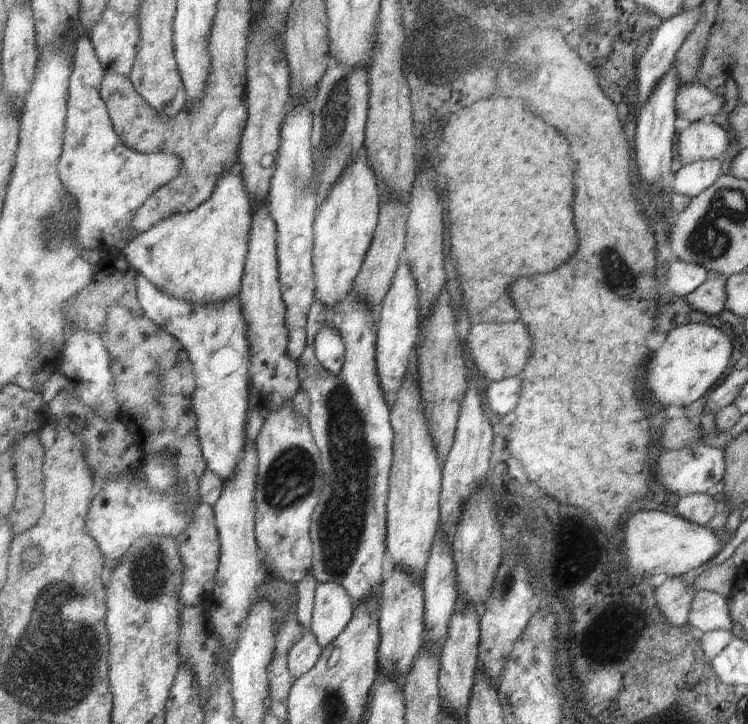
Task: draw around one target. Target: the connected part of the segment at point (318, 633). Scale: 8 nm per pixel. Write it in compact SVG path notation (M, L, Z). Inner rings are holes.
M337 582L319 583L315 589L311 632L325 648L332 644L353 620L354 601Z

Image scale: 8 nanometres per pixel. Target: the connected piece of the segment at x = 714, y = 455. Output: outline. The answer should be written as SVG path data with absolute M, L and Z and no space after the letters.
M694 444L673 451L665 451L656 460L656 474L665 492L683 497L694 493L712 491L712 487L722 480L725 464L722 450L705 444Z

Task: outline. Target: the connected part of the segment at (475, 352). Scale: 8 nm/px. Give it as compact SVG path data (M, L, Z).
M521 322L479 323L473 325L466 339L467 351L471 354L471 367L487 382L495 383L521 374L531 358L533 340L529 330Z

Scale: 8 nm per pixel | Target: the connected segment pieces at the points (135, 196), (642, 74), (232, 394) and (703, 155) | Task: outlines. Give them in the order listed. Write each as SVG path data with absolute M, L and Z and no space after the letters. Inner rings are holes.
M83 34L82 38L76 42L76 53L72 67L71 93L66 118L67 132L65 132L64 153L59 168L61 181L69 193L77 198L77 206L79 206L79 226L76 227L76 238L81 246L85 246L89 250L105 250L117 242L125 242L127 246L138 236L131 230L131 222L133 222L135 214L151 198L153 192L157 192L161 186L166 186L173 178L177 178L181 174L183 162L179 156L169 154L169 152L138 152L126 146L117 136L109 107L100 95L100 88L107 71L105 71L105 66L102 65L96 48L87 34Z
M700 4L689 12L673 15L662 21L661 26L658 26L651 36L650 44L637 62L637 114L651 94L654 85L672 66L679 45L685 40L697 20L699 9Z
M140 273L137 278L137 297L145 315L157 326L164 327L174 338L180 340L193 364L197 376L197 389L193 394L200 444L208 468L217 472L223 482L233 478L241 456L247 446L247 424L251 410L251 342L249 326L241 312L239 295L209 302L193 304L185 298L173 298L157 288Z
M693 121L677 134L677 154L682 165L705 159L720 159L727 148L726 132L711 122Z

